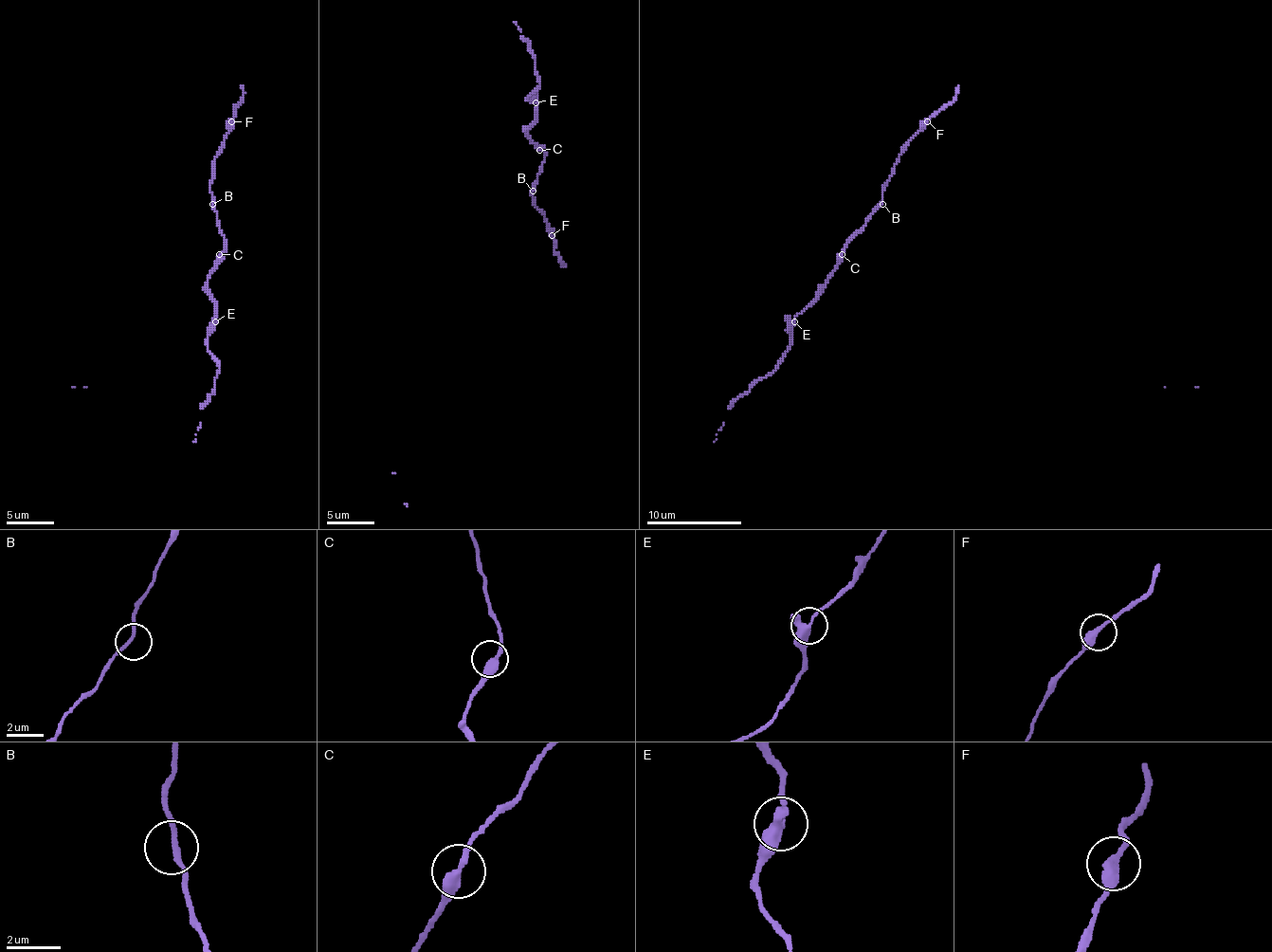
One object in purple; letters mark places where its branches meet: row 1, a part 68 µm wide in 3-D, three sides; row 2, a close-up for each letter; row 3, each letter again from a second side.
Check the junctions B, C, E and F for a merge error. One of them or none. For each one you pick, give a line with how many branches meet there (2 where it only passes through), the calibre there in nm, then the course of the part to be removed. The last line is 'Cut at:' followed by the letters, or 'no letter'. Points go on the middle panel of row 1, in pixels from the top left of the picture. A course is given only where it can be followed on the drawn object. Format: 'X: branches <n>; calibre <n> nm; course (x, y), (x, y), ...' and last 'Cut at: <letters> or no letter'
Cut at: no letter

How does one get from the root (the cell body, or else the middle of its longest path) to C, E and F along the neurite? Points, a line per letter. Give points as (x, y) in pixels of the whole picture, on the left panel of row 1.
C: (212, 204), (219, 232), (224, 237), (224, 249), (219, 254)
E: (212, 204), (219, 232), (224, 237), (222, 259), (208, 280), (208, 294), (214, 302), (217, 316), (214, 320)
F: (212, 204), (209, 190), (212, 164), (231, 121)

